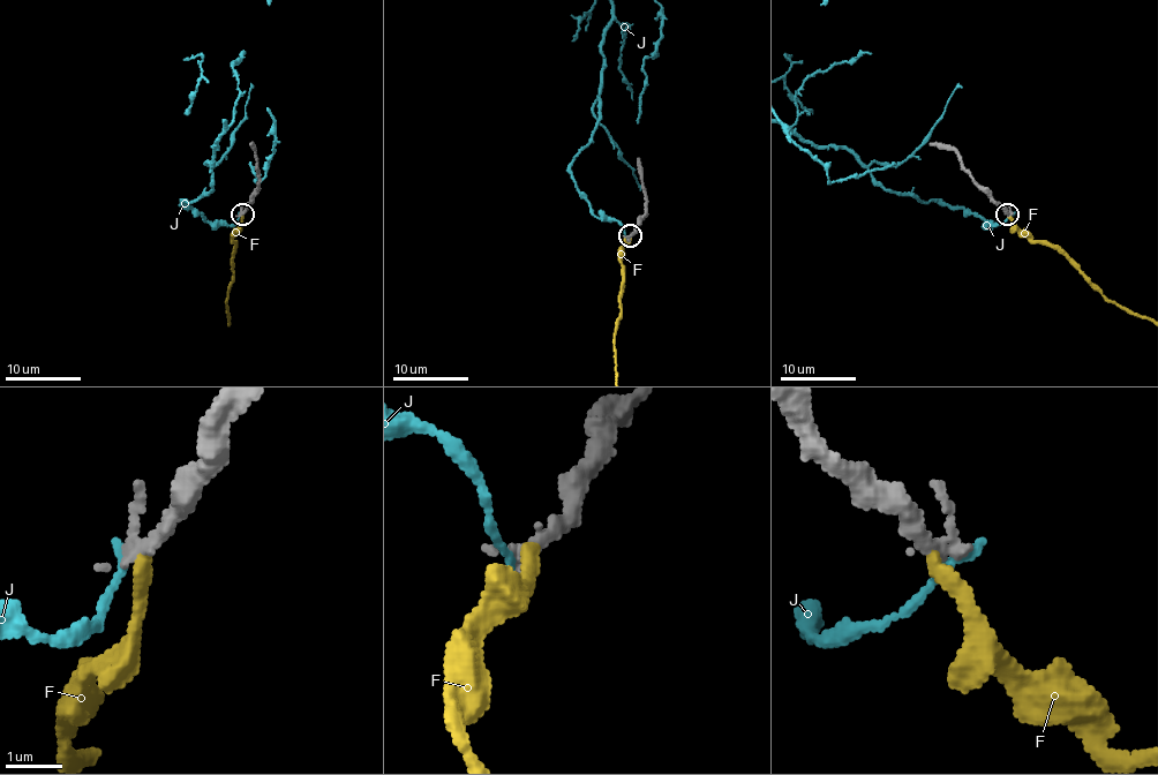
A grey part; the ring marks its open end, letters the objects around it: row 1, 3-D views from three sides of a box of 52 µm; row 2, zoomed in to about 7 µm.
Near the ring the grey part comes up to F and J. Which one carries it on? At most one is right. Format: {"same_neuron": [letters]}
{"same_neuron": ["F"]}

